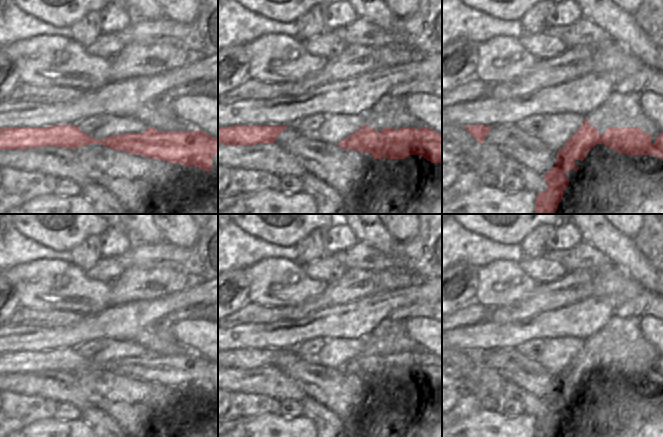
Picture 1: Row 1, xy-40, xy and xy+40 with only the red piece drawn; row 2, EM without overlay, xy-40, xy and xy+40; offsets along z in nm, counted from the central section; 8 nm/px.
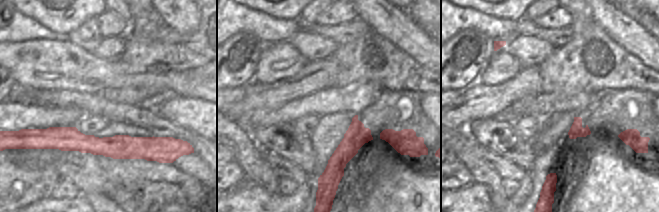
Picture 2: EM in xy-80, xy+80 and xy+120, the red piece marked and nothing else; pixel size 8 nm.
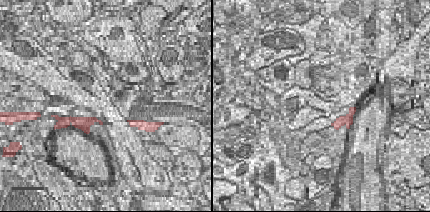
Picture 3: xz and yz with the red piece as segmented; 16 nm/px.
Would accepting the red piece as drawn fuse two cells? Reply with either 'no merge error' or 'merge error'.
merge error

